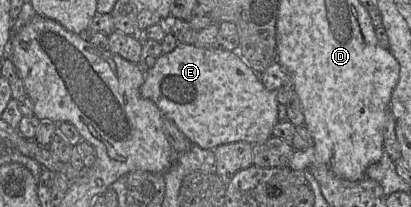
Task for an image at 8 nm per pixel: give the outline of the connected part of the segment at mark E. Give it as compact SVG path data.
M179 43L176 48L168 53L162 54L157 58L153 67L149 68L145 75L145 81L140 88L140 94L143 98L153 101L164 117L172 120L178 129L195 145L202 149L214 150L220 145L233 142L246 142L251 145L263 143L272 136L272 130L279 121L278 118L278 101L275 93L267 90L261 81L261 74L256 73L246 62L235 52L223 48L207 49L196 47L194 45Z

